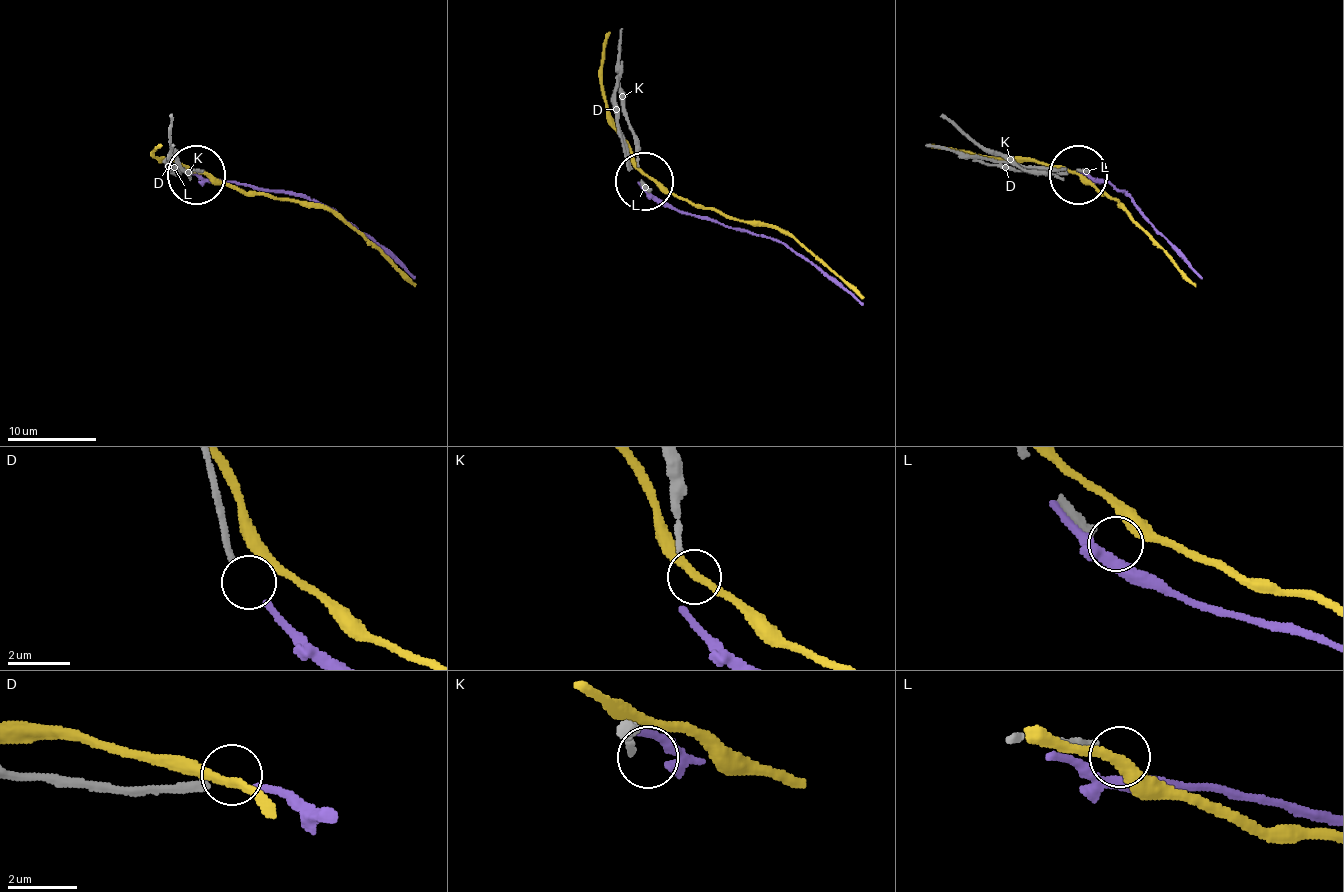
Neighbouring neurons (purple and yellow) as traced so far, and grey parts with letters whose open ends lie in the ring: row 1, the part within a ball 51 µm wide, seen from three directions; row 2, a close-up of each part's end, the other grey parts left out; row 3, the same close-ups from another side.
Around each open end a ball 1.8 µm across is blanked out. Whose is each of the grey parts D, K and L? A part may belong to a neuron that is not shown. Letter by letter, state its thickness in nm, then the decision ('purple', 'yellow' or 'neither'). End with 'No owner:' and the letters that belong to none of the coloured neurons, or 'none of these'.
D: 220 nm | purple
K: 180 nm | neither
L: 360 nm | neither
No owner: K, L

